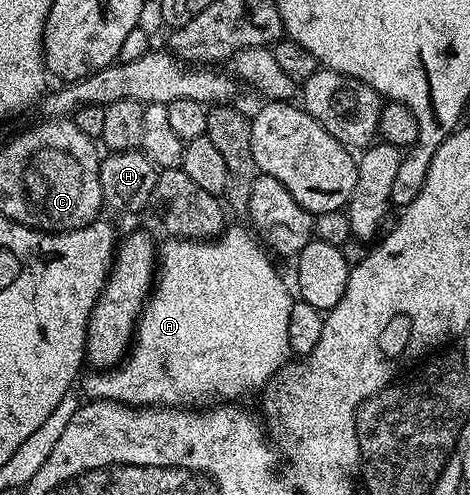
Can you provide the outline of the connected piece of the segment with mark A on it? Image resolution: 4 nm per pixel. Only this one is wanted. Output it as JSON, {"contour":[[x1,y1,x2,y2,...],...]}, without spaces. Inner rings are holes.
{"contour":[[226,226,225,230,215,239,179,239,170,238,170,243,161,243,159,247,159,270,155,275,153,290,141,317,137,320,137,330,127,352,127,358,112,369,101,369,96,373,86,374,85,391,90,400,106,399,112,403,125,403,128,407,179,407,197,409,202,405,213,405,218,401,237,401,240,395,249,395,252,391,260,392,290,362,291,352,287,341,287,320,291,318,291,305,294,296,289,296,289,287,281,280,279,272,273,268,268,259,266,248,248,230,241,227]]}

